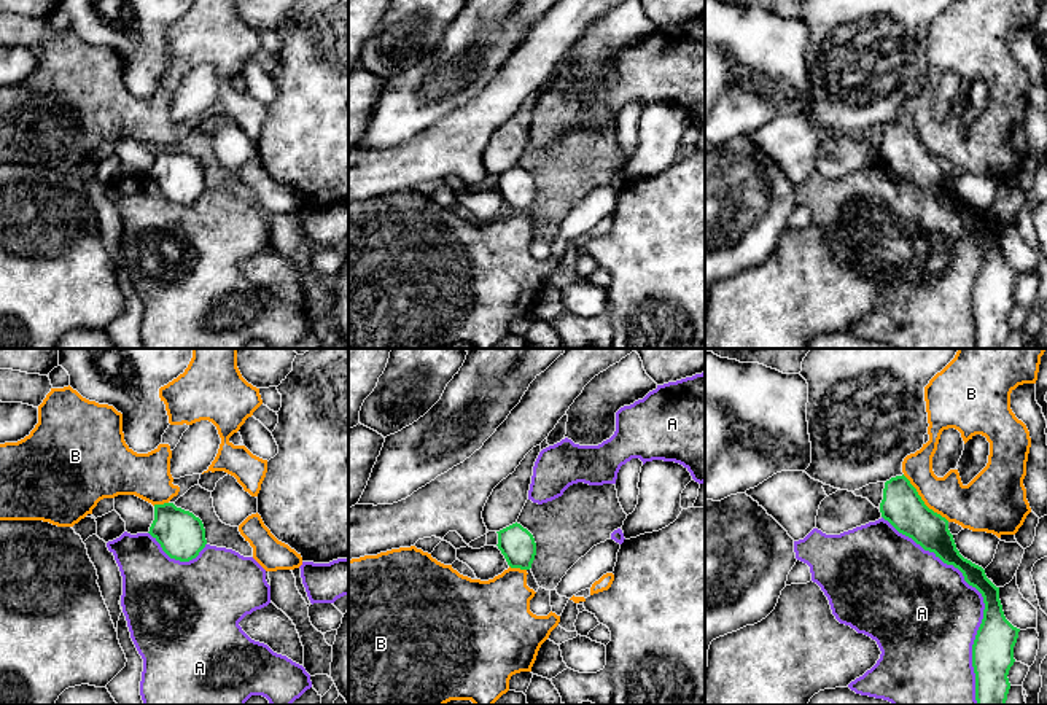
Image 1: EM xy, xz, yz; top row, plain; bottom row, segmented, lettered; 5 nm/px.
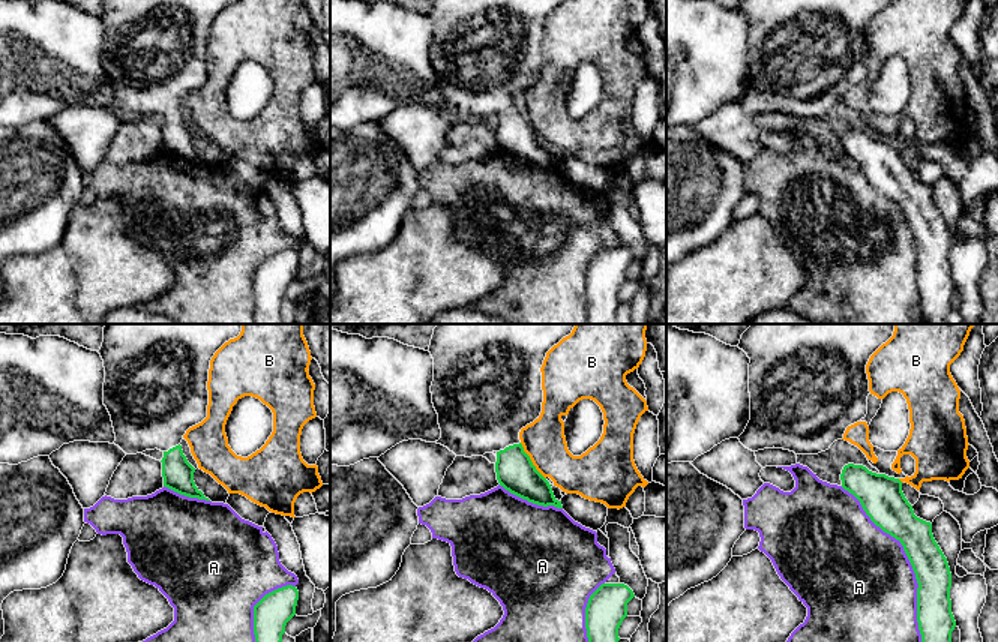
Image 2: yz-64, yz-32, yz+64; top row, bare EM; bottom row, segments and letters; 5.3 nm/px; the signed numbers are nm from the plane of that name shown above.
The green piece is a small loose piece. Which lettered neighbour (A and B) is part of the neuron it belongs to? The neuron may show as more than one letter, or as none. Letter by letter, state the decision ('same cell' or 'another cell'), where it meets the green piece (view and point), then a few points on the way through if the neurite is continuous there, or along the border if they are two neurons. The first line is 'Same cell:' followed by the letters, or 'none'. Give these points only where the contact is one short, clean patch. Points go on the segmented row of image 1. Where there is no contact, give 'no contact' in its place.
Same cell: none
A: another cell | yz (984, 599)
B: another cell | yz (923, 502)

